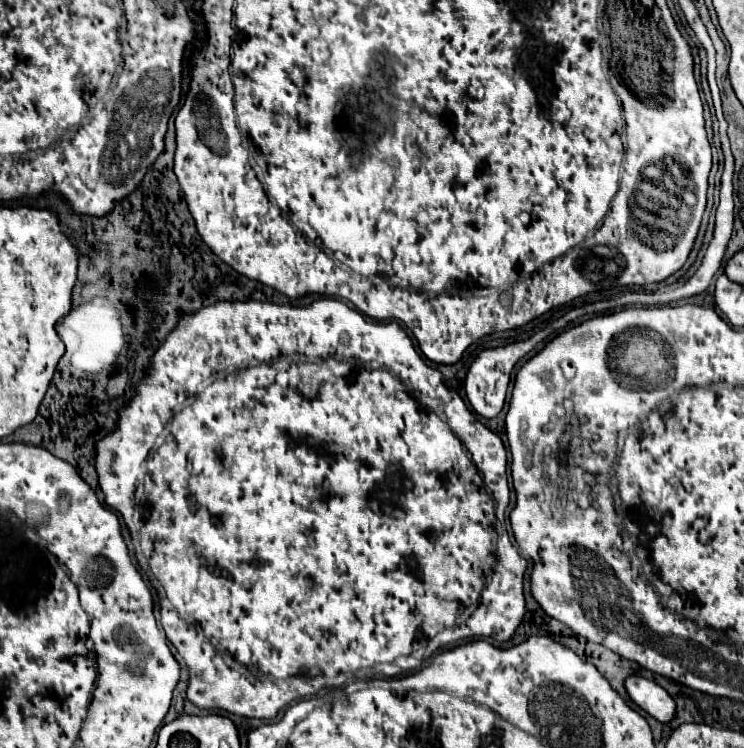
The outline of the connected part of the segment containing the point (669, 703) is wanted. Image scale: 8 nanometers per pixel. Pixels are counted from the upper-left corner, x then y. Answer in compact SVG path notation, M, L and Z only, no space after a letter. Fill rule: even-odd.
M633 674L625 680L625 688L627 688L631 700L639 708L643 708L647 714L657 718L659 722L669 722L675 716L673 698L657 682Z

